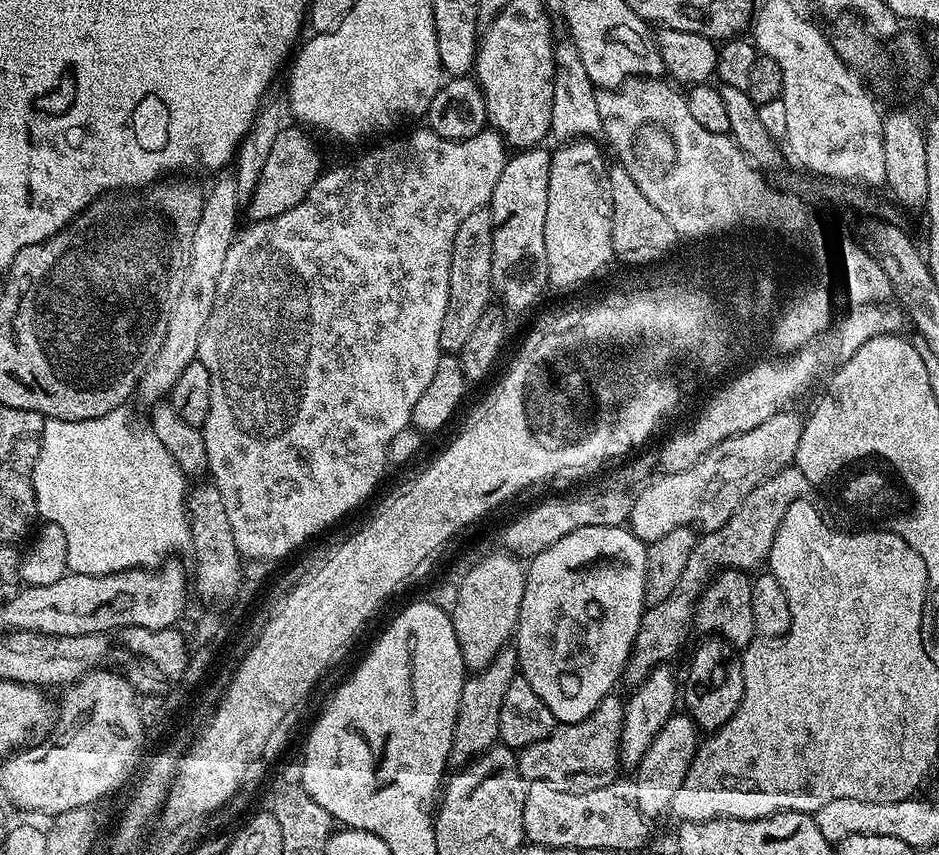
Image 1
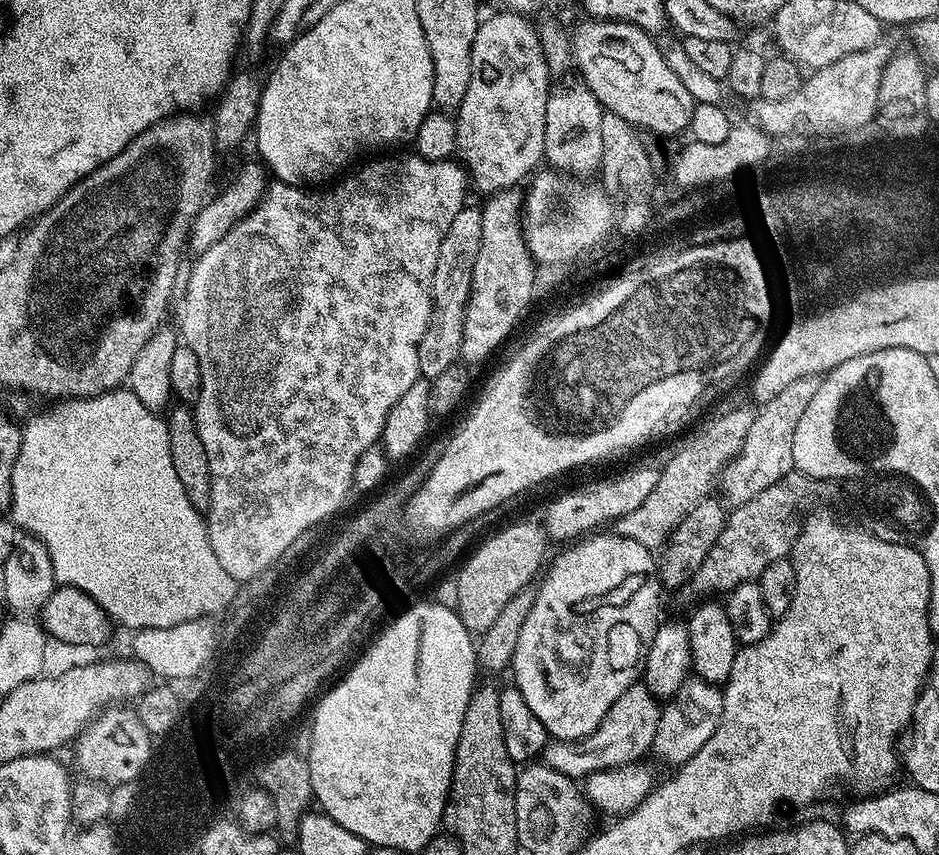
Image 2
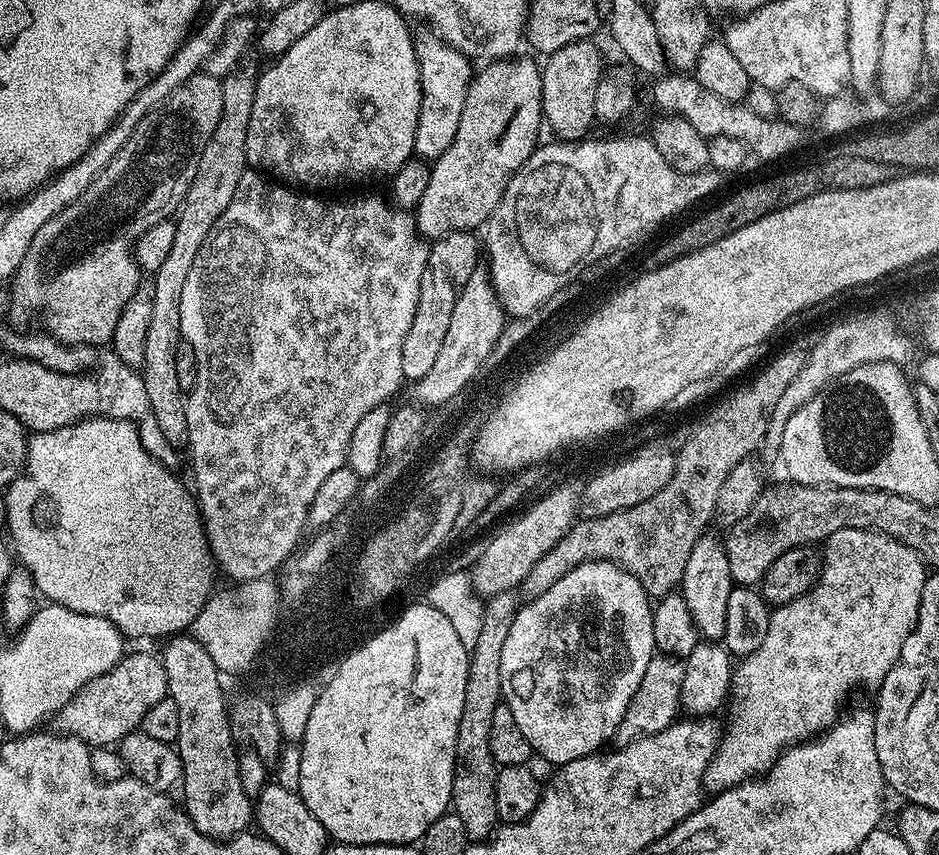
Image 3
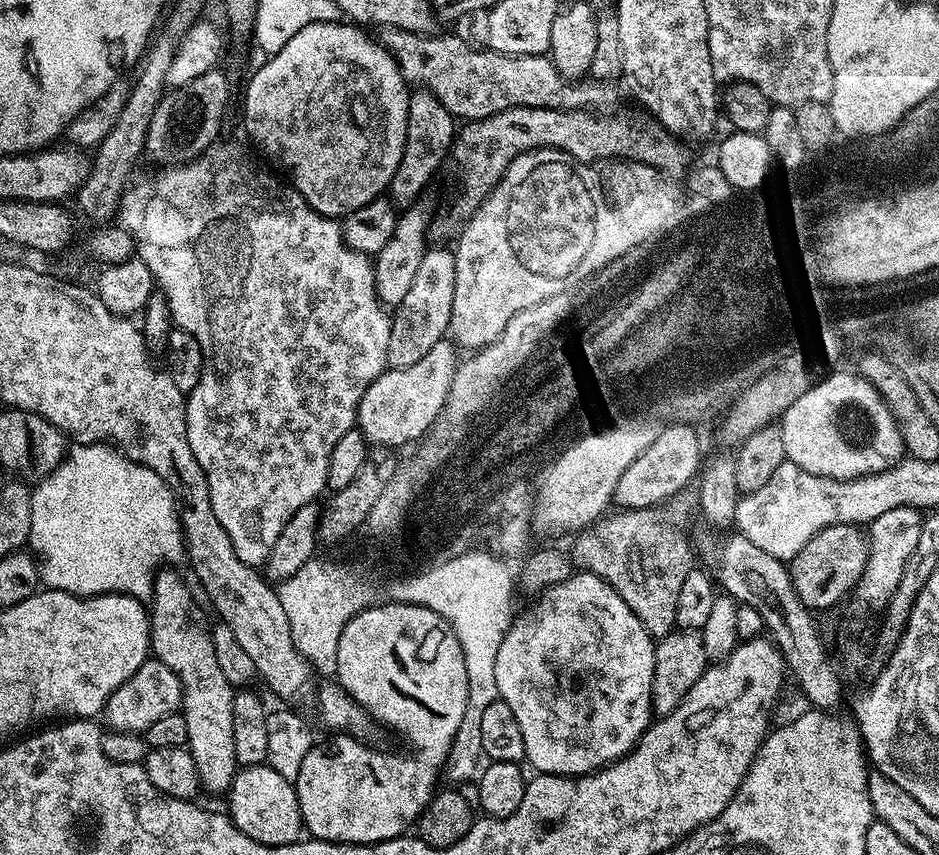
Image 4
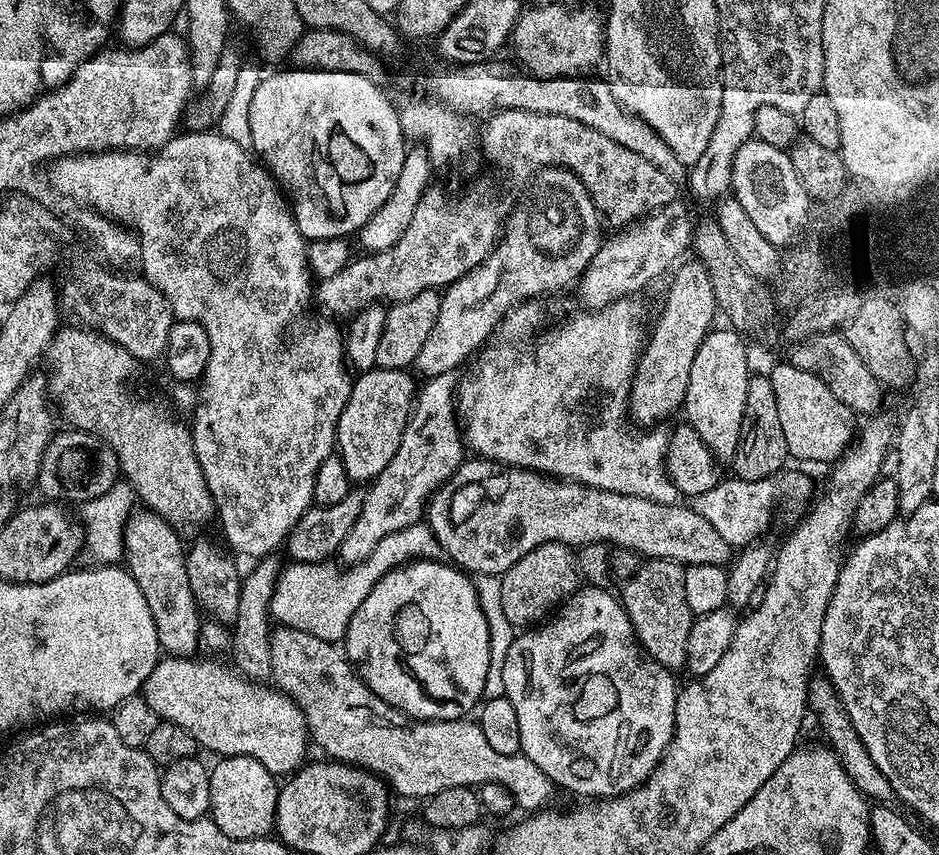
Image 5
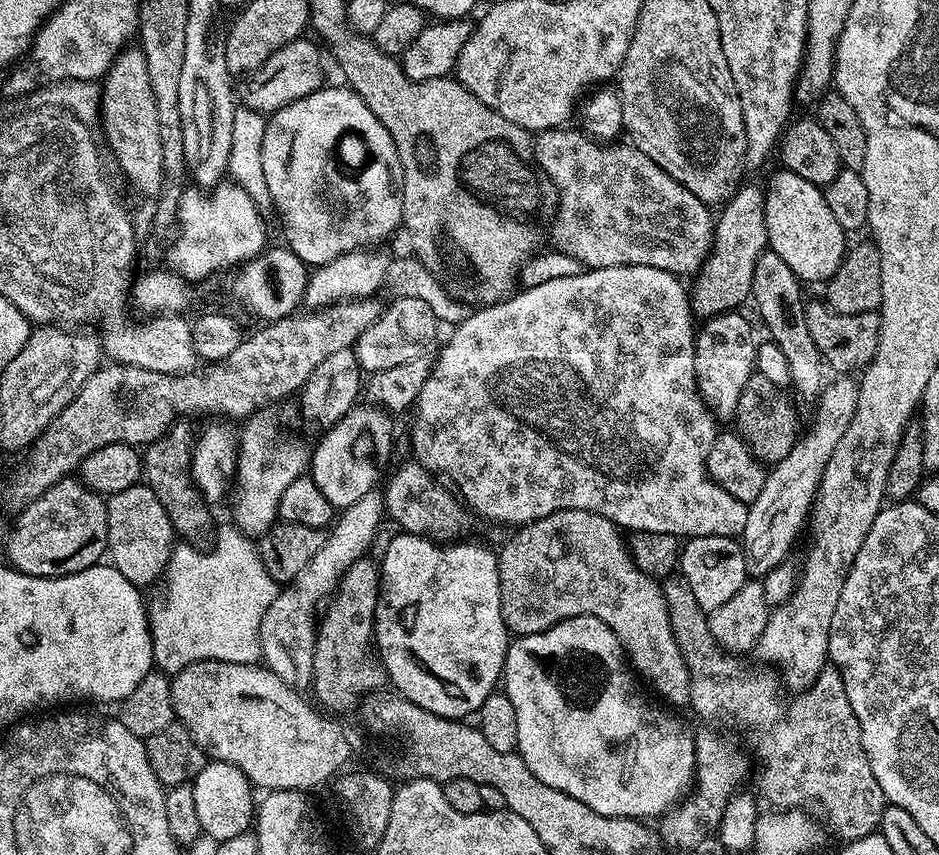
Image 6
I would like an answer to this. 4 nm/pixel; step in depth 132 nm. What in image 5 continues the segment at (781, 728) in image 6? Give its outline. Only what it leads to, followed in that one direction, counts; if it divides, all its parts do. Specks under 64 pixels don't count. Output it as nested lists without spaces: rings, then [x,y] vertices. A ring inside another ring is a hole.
[[[649,559],[643,566],[622,584],[624,596],[622,603],[624,612],[630,618],[632,630],[643,651],[651,659],[669,670],[683,669],[688,662],[688,639],[690,638],[690,626],[694,619],[690,606],[686,606],[686,578],[684,577],[685,565],[675,564],[673,560]]]

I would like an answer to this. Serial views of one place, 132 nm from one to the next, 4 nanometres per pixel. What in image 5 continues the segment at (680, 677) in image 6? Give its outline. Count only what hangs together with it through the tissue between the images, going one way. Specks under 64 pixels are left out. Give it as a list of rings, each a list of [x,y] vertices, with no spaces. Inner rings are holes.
[[[543,544],[538,550],[530,550],[526,558],[518,558],[518,562],[514,562],[499,579],[502,611],[516,630],[524,630],[539,625],[549,613],[559,609],[577,591],[582,577],[577,571],[573,549],[566,544]]]

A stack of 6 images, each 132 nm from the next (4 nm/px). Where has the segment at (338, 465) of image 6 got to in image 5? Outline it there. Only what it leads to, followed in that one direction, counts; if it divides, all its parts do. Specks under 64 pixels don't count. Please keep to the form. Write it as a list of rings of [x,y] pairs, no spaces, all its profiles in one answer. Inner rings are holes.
[[[374,367],[369,372],[359,373],[353,379],[346,410],[342,410],[342,418],[338,418],[335,446],[342,466],[346,468],[349,481],[371,482],[375,480],[378,474],[382,474],[382,470],[386,470],[390,458],[394,458],[394,450],[398,450],[398,442],[404,433],[408,415],[412,412],[414,393],[418,388],[417,381],[412,381],[408,375],[407,371],[398,368]]]

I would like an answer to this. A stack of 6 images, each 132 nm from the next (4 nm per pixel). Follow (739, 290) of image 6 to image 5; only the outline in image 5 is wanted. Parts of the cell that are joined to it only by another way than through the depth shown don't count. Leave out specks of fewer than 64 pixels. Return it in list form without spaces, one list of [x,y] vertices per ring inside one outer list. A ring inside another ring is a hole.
[[[699,262],[683,264],[671,273],[672,285],[668,288],[664,309],[656,325],[653,328],[651,325],[644,351],[640,354],[640,363],[636,365],[636,375],[632,378],[628,406],[631,419],[636,419],[640,426],[659,425],[664,422],[660,420],[666,419],[671,412],[681,411],[690,382],[690,366],[694,366],[694,354],[698,354],[704,337],[713,327],[712,319],[718,316],[710,274]]]

